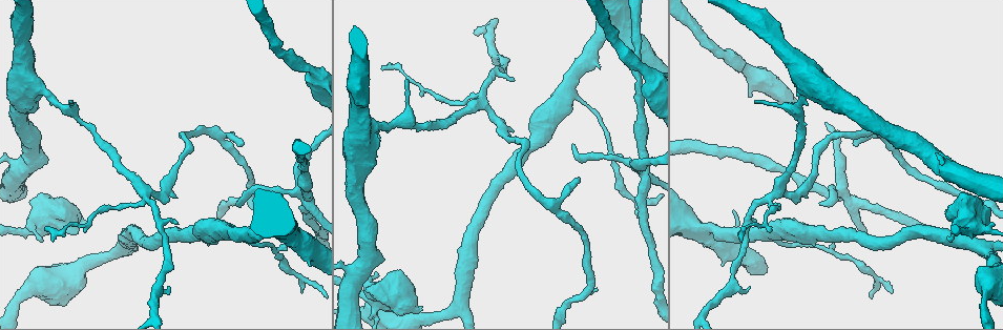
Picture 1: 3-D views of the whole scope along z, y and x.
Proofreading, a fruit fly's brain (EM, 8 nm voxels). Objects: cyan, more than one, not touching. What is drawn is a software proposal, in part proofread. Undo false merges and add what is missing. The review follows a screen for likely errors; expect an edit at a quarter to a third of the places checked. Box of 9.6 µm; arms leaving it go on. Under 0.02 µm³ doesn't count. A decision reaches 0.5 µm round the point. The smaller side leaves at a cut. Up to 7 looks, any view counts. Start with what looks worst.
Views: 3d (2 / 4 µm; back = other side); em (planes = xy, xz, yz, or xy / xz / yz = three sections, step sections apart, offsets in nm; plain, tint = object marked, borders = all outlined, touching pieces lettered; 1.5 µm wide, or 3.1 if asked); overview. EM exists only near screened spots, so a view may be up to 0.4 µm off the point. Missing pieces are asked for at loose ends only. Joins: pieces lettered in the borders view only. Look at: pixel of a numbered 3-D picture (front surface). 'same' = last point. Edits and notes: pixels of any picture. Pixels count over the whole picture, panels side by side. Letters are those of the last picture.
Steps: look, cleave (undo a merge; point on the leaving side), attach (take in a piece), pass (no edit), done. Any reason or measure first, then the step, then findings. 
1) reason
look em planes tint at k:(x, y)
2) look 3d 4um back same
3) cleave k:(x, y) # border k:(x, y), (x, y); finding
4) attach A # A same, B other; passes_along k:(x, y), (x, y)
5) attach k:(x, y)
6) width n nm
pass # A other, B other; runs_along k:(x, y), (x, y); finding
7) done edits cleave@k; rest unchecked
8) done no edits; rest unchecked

look 3d 2um at 1:(893, 292)

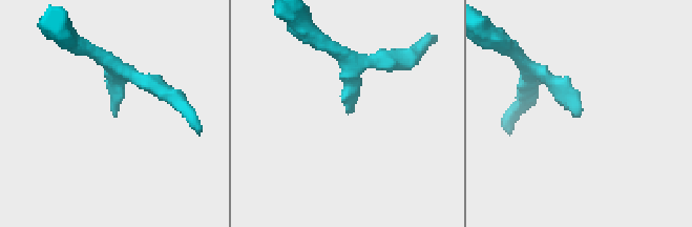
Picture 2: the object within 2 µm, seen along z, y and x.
look em xz step 8 borders at 2:(116, 111)

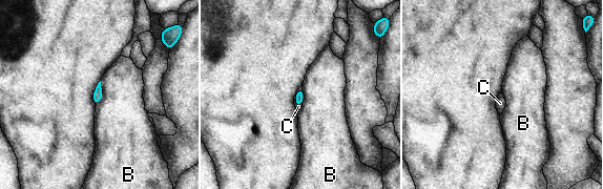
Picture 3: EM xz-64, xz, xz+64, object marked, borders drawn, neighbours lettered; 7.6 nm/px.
attach C # B other, C same; the neuron continues

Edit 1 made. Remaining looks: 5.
see it whole again
look overview

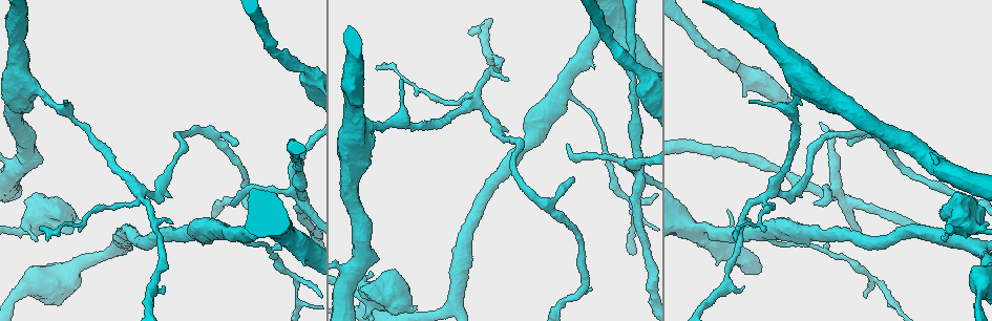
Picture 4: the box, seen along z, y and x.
branch stops here
look 3d 2um at 4:(370, 277)

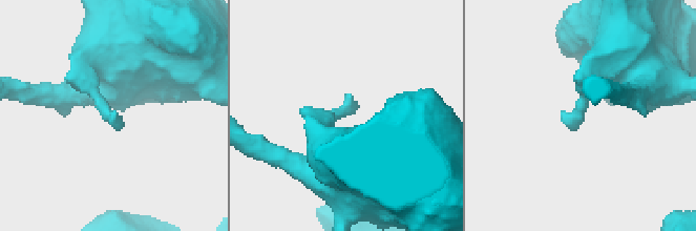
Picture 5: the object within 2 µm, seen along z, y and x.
shape alone is not enough
look em xy step 4 tint at 5:(116, 128)

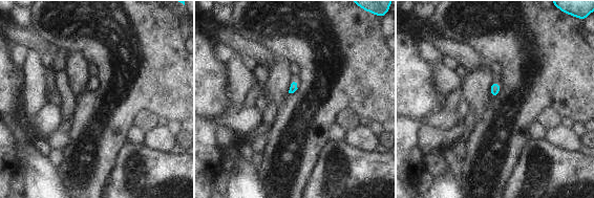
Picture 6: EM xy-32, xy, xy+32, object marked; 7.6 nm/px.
look em planes borders same

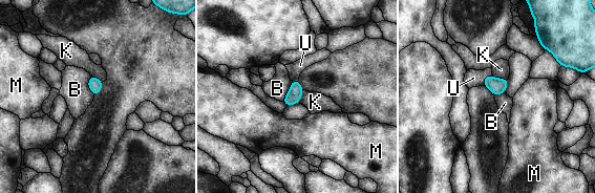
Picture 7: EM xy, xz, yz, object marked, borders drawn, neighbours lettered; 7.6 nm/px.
attach U # B other, K other, M other, U same; passes_along 7:(496, 86), (484, 78), (473, 78); it goes on there

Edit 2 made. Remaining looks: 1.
free end
look em xy step 8 borders at 4:(848, 142)

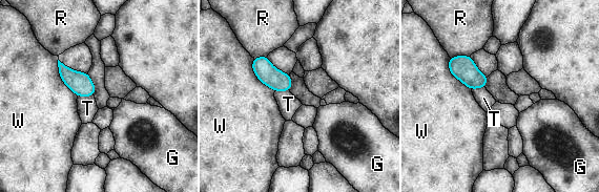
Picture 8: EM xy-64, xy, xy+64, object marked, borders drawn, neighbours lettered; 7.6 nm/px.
longest_contact W 320 nm
pass # G other, R other, T other, W other; border 8:(58, 59), (58, 75), (77, 97); none of them fits

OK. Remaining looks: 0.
done edits attach@3, attach@7; rest unchecked

